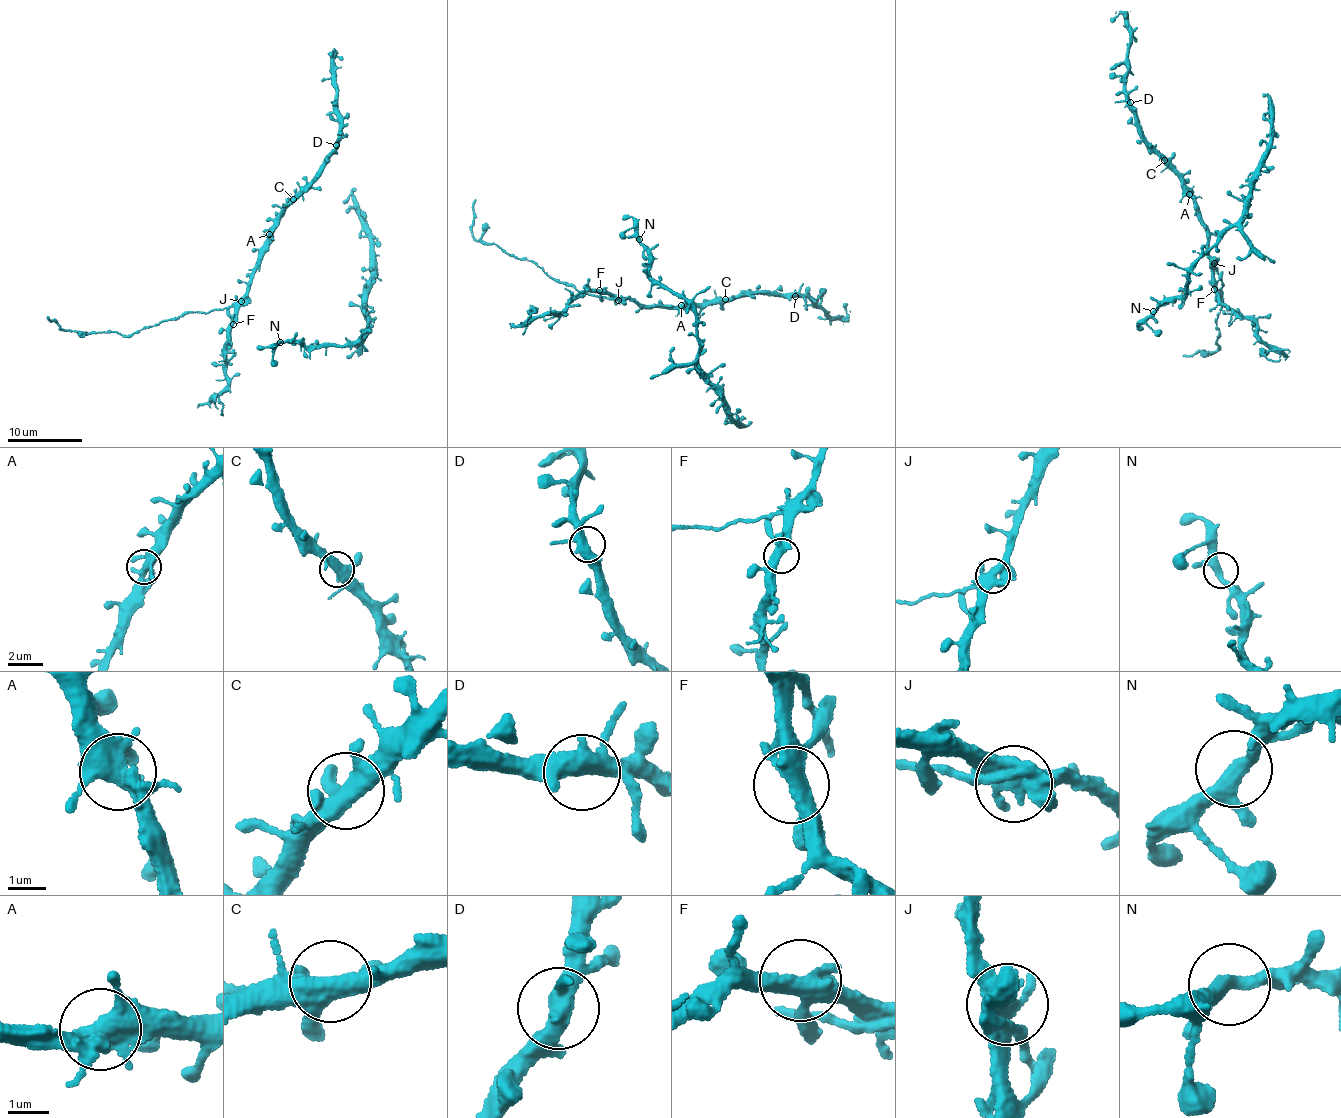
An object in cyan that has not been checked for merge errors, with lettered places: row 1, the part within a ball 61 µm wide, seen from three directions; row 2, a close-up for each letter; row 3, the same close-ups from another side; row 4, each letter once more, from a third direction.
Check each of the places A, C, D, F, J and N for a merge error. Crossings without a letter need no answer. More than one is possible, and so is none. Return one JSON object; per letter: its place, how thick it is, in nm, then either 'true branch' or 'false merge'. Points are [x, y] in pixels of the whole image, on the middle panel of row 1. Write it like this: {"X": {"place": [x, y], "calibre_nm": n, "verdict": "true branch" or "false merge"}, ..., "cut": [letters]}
{"A": {"place": [681, 305], "calibre_nm": 440, "verdict": "true branch"}, "C": {"place": [725, 299], "calibre_nm": 440, "verdict": "true branch"}, "D": {"place": [795, 296], "calibre_nm": 400, "verdict": "true branch"}, "F": {"place": [599, 290], "calibre_nm": 380, "verdict": "true branch"}, "J": {"place": [618, 300], "calibre_nm": 480, "verdict": "false merge"}, "N": {"place": [639, 239], "calibre_nm": 300, "verdict": "true branch"}, "cut": ["J"]}

